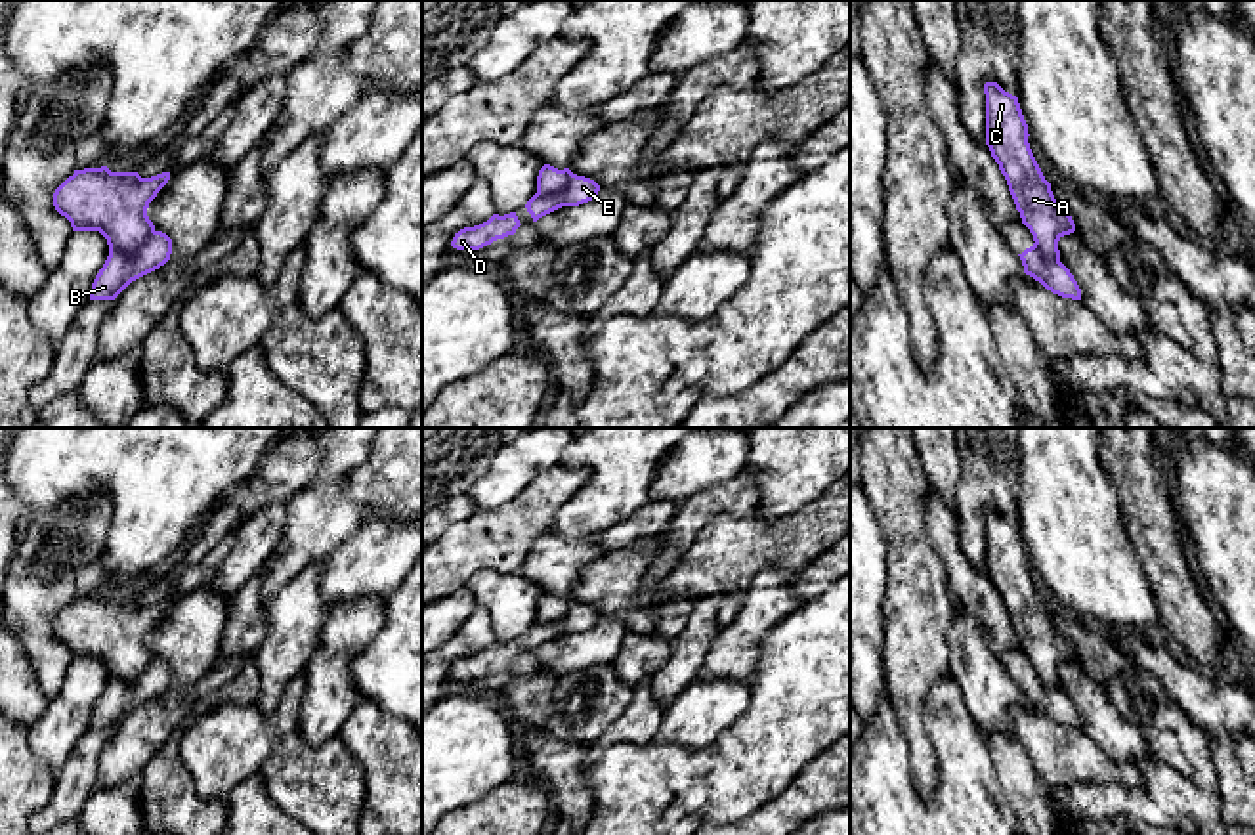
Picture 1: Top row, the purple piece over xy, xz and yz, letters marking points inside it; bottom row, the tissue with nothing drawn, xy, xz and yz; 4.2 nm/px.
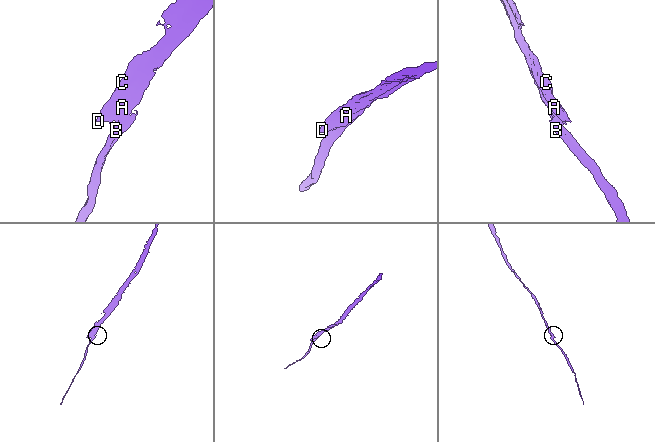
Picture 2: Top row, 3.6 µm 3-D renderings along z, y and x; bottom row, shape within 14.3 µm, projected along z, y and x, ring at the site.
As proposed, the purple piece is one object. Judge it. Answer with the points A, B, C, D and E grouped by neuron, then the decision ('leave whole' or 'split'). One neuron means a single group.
groups A C D / B E; split

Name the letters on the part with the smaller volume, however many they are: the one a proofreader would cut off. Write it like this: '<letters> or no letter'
B, E

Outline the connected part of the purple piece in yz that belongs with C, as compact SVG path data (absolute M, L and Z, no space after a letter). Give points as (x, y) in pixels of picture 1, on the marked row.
M997 82L984 84L986 145L1007 180L1022 224L1039 252L1060 260L1058 241L1075 231L1070 212L1058 204L1028 143L1028 124L1018 97Z

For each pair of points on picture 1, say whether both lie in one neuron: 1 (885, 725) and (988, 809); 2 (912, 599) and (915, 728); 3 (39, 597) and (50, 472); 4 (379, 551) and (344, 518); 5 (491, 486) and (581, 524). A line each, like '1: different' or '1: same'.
1: same
2: same
3: different
4: different
5: same

